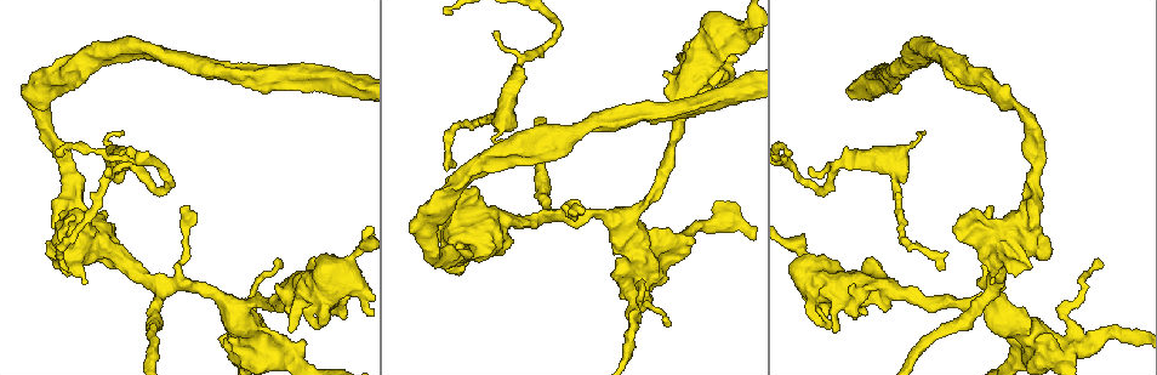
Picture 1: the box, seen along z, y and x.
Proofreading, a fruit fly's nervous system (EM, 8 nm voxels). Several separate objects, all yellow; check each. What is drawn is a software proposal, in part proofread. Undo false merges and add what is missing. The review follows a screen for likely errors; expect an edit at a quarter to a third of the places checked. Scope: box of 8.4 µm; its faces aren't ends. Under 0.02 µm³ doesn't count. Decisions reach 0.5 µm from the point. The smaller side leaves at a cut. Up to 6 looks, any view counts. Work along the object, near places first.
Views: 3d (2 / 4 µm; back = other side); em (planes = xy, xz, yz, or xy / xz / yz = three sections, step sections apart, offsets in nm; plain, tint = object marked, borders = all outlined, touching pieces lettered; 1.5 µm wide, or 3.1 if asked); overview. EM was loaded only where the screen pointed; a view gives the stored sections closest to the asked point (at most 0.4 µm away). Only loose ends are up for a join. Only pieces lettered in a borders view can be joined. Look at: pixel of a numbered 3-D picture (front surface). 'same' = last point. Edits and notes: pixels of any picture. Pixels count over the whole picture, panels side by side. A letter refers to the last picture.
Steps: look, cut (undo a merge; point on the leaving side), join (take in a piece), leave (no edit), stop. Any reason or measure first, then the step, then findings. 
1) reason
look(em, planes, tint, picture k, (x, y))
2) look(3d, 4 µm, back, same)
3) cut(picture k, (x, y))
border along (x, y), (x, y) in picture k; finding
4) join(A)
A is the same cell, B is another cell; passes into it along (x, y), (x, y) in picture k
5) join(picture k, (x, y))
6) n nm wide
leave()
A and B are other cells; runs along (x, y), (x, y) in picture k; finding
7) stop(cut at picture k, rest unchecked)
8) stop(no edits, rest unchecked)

end of a long branch
look(em, 3.1 µm, planes, tint, picture 1, (943, 268))

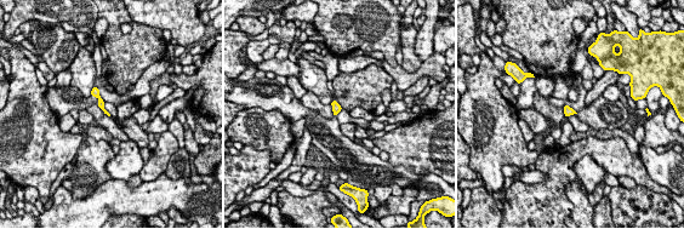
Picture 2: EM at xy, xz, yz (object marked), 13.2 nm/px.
look(em, 3.1 µm, planes, borders, same)

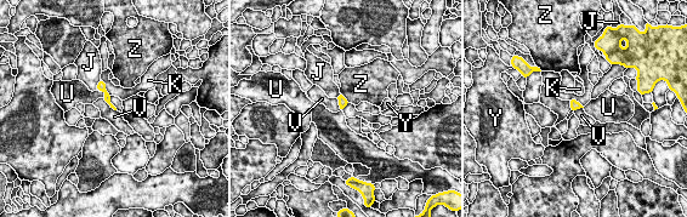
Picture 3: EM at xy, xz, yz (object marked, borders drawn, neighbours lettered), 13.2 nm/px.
join(U)
U is the same cell, J, K, V, Y and Z are other cells; it goes on there

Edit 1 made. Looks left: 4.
free end
look(3d, 4 µm, picture 1, (1051, 249))

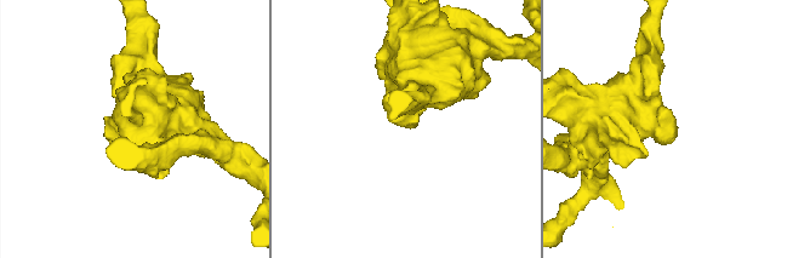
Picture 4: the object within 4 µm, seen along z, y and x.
look(em, 3.1 µm, xy, step 8, plain, picture 4, (675, 134))

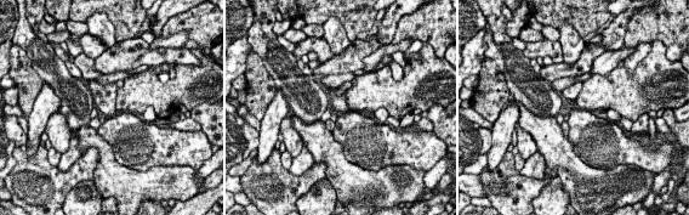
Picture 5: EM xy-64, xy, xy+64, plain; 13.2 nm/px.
look(em, 3.1 µm, xy, step 8, borders, same)

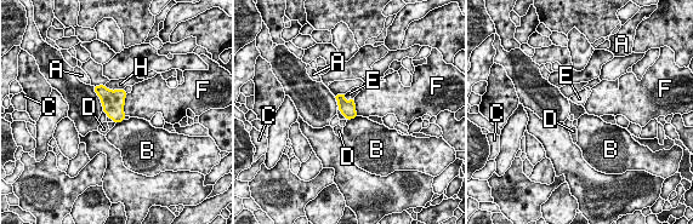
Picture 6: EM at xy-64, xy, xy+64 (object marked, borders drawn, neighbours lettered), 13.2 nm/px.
F touches over 300 nm
leave()
A, B, C, D, E, F and H are other cells; border along (357, 115), (347, 120) in picture 6; none of them fits

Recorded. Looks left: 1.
thick turns thin
look(em, planes, borders, picture 1, (354, 255))

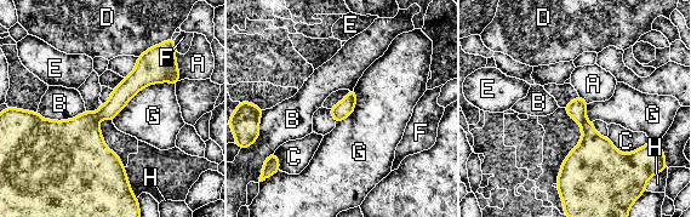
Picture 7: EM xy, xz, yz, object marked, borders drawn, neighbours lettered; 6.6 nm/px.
G touches over 480 nm
leave()
A, B, C, D, E, F, G and H are other cells; border along (175, 84), (142, 87), (112, 120) in picture 7; all the same cell

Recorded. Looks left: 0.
stop(join at picture 3, rest unchecked)

